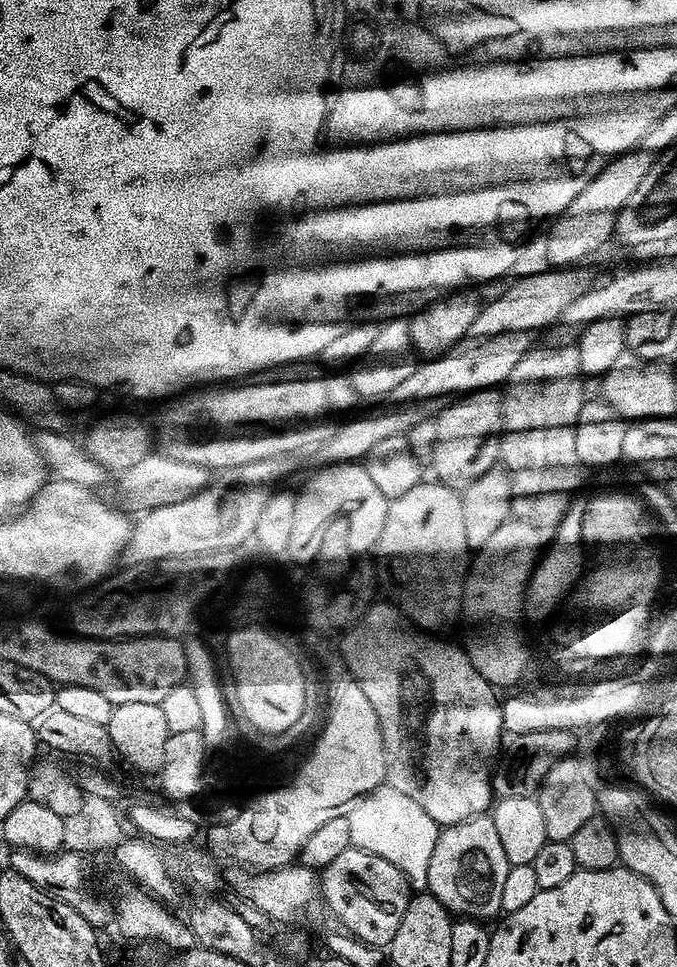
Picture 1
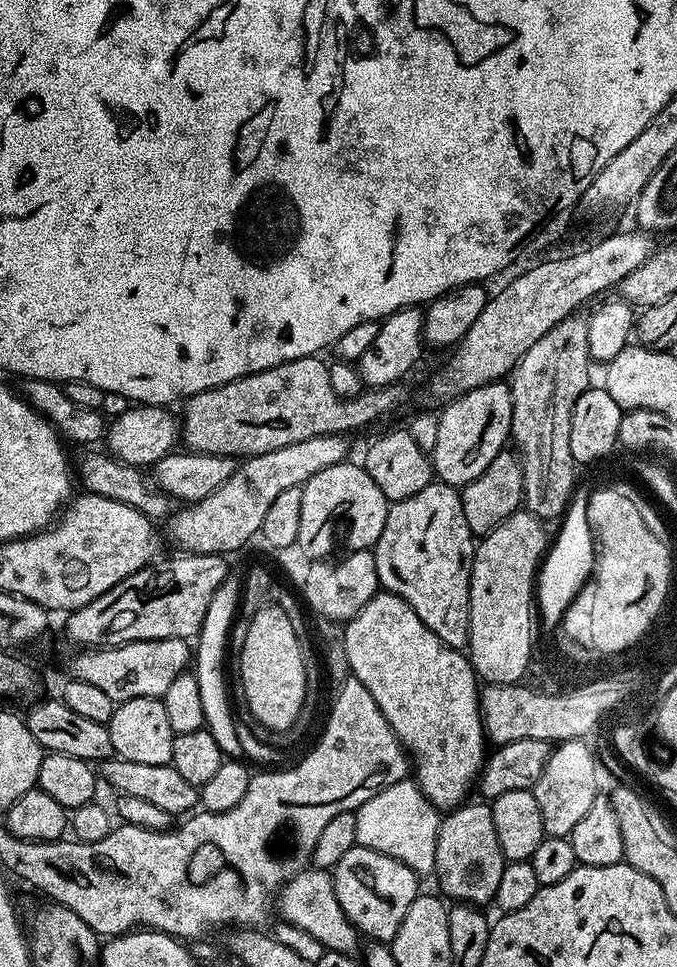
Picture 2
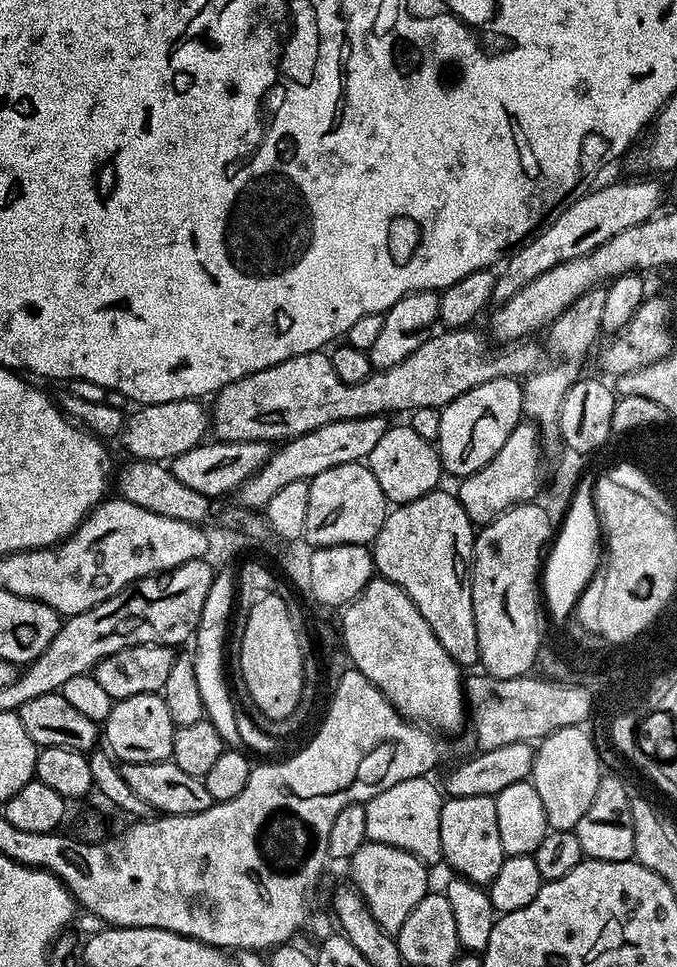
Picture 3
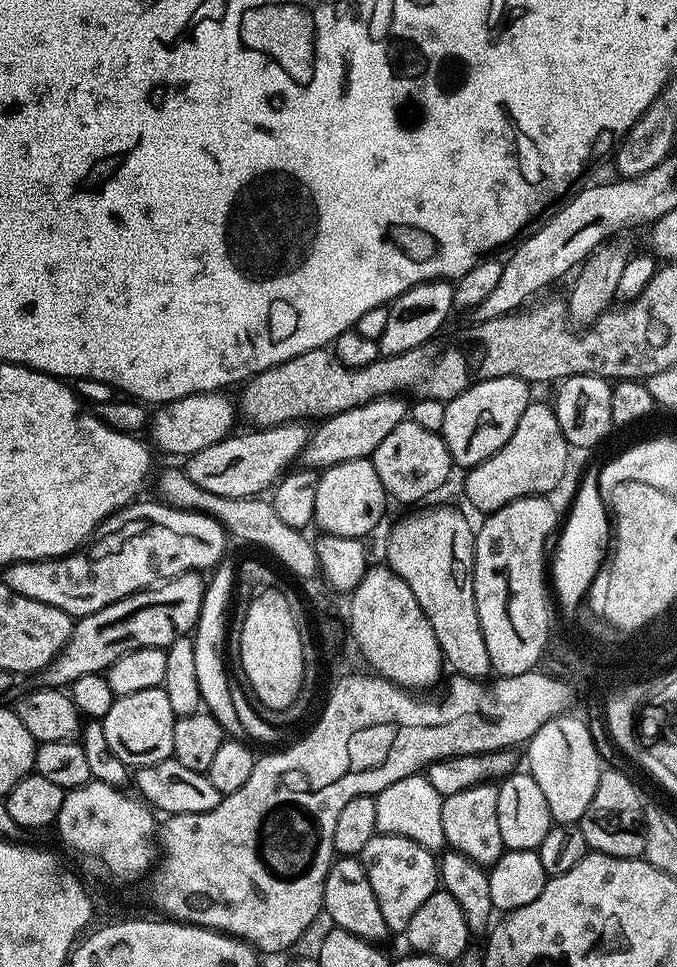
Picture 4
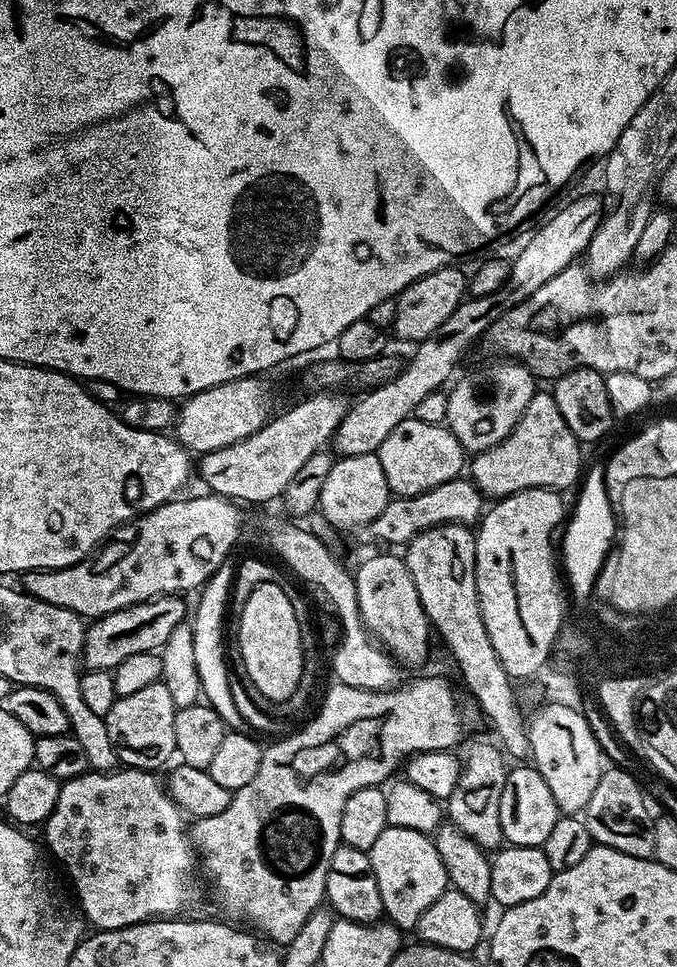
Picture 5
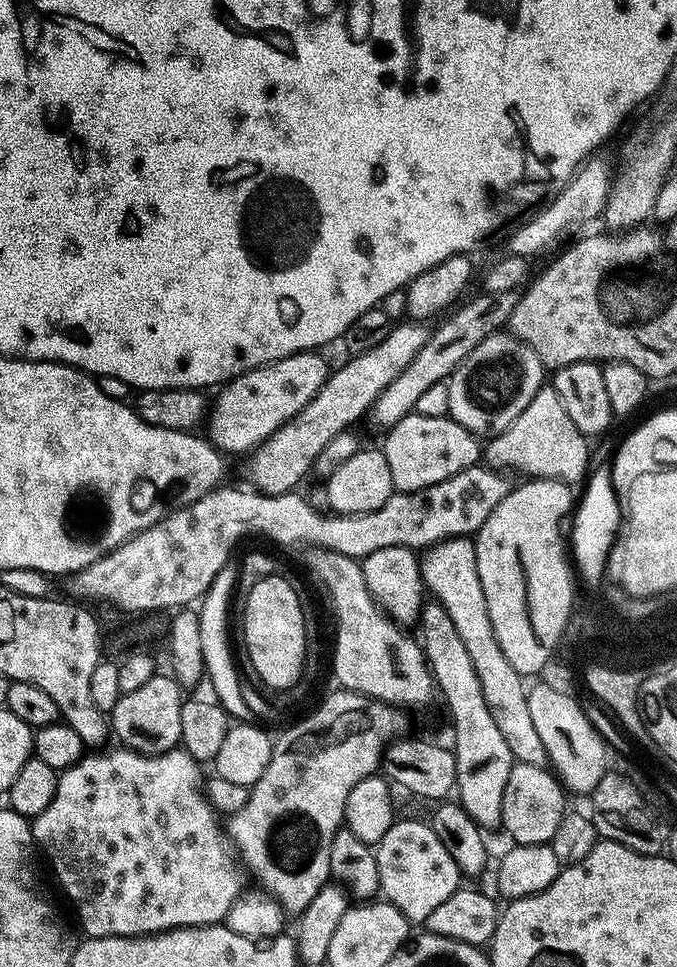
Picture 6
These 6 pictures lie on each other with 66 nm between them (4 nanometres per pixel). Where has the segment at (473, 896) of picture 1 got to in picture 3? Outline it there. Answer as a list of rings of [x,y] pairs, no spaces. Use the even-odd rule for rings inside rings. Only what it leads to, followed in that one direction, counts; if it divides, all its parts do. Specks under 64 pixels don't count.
[[[494,796],[448,798],[441,806],[441,854],[443,863],[453,868],[457,877],[481,886],[491,886],[502,870],[505,855],[498,835],[498,810]]]

